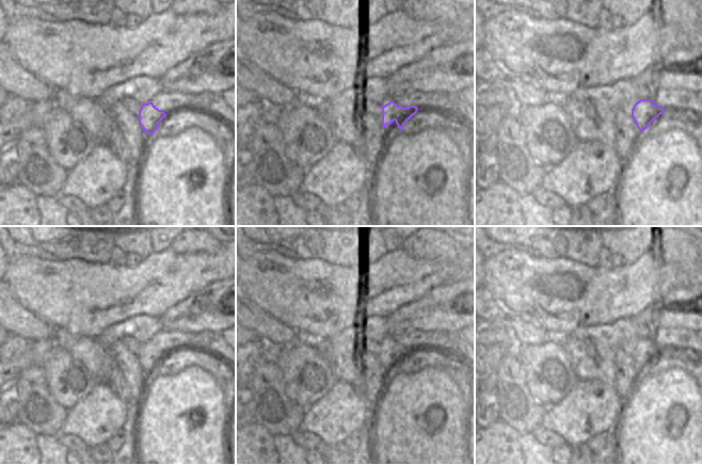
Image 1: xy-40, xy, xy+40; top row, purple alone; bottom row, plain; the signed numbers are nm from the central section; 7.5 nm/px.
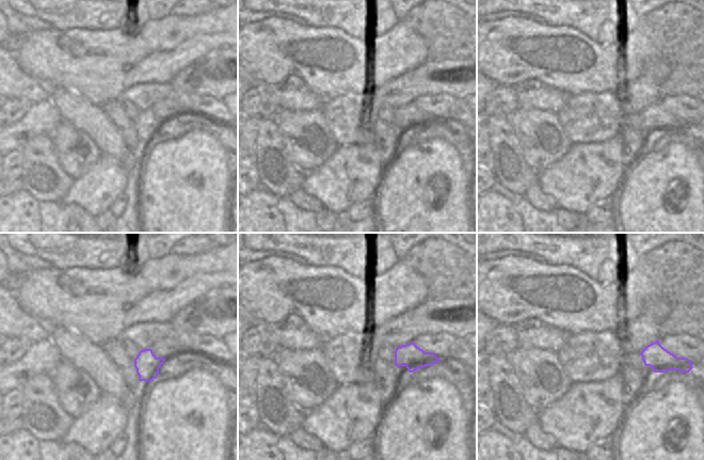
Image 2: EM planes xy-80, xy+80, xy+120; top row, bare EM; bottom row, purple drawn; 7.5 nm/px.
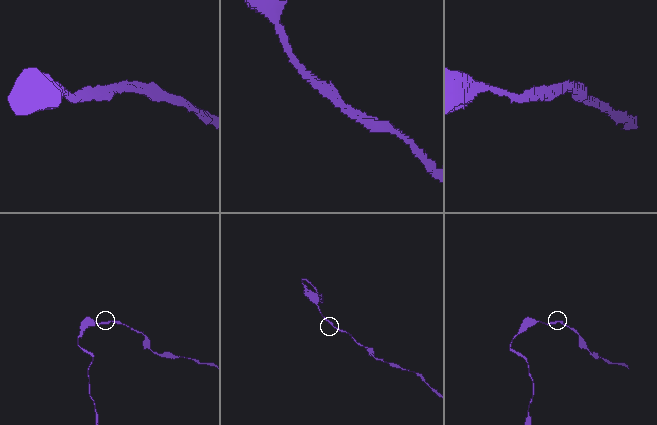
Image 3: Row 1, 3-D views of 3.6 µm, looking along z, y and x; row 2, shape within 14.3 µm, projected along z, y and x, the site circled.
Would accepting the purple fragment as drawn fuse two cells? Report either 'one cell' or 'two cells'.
one cell

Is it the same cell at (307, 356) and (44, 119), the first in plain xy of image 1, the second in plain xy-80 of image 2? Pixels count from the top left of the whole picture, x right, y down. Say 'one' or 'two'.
two

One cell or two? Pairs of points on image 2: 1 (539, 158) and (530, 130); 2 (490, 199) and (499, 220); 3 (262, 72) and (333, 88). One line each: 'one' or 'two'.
1: one
2: one
3: one

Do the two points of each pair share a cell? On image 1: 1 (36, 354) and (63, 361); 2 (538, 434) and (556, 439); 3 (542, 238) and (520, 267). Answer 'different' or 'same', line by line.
1: different
2: same
3: different

